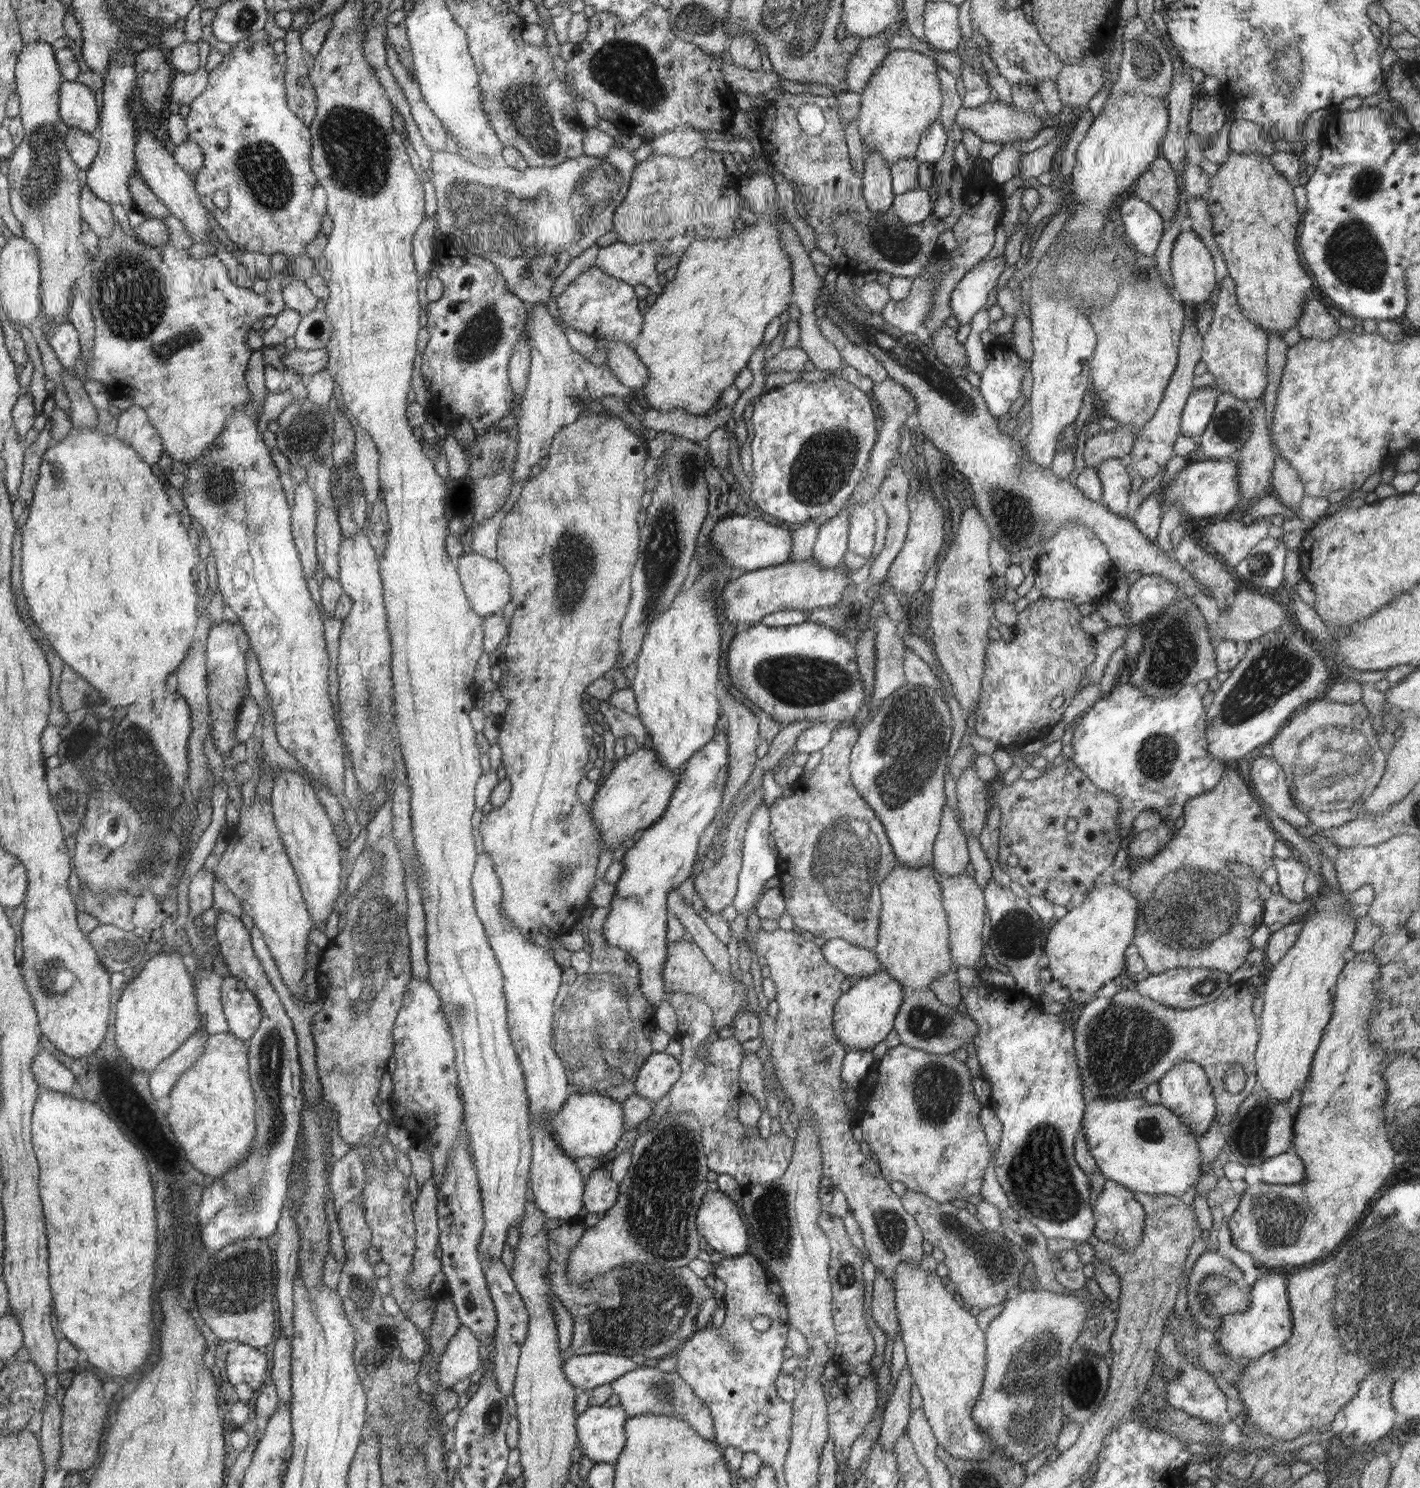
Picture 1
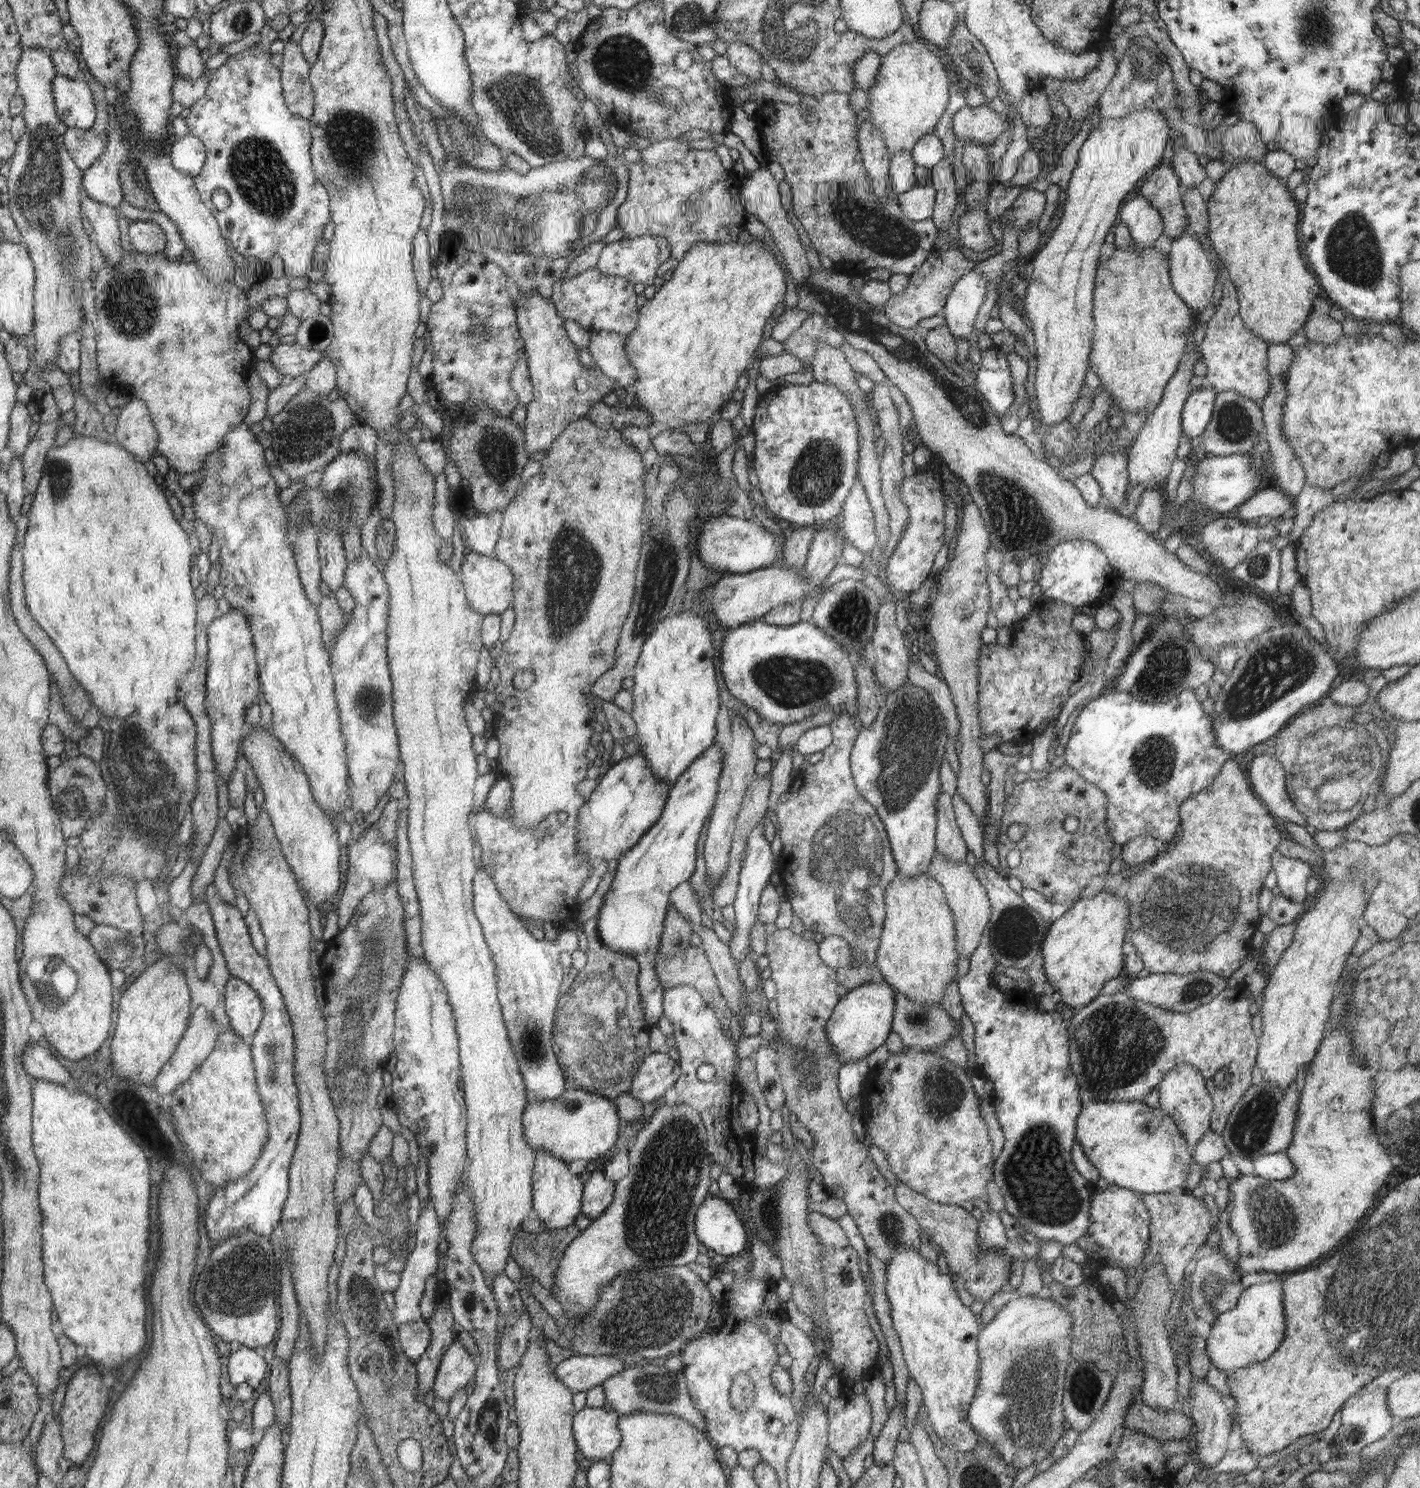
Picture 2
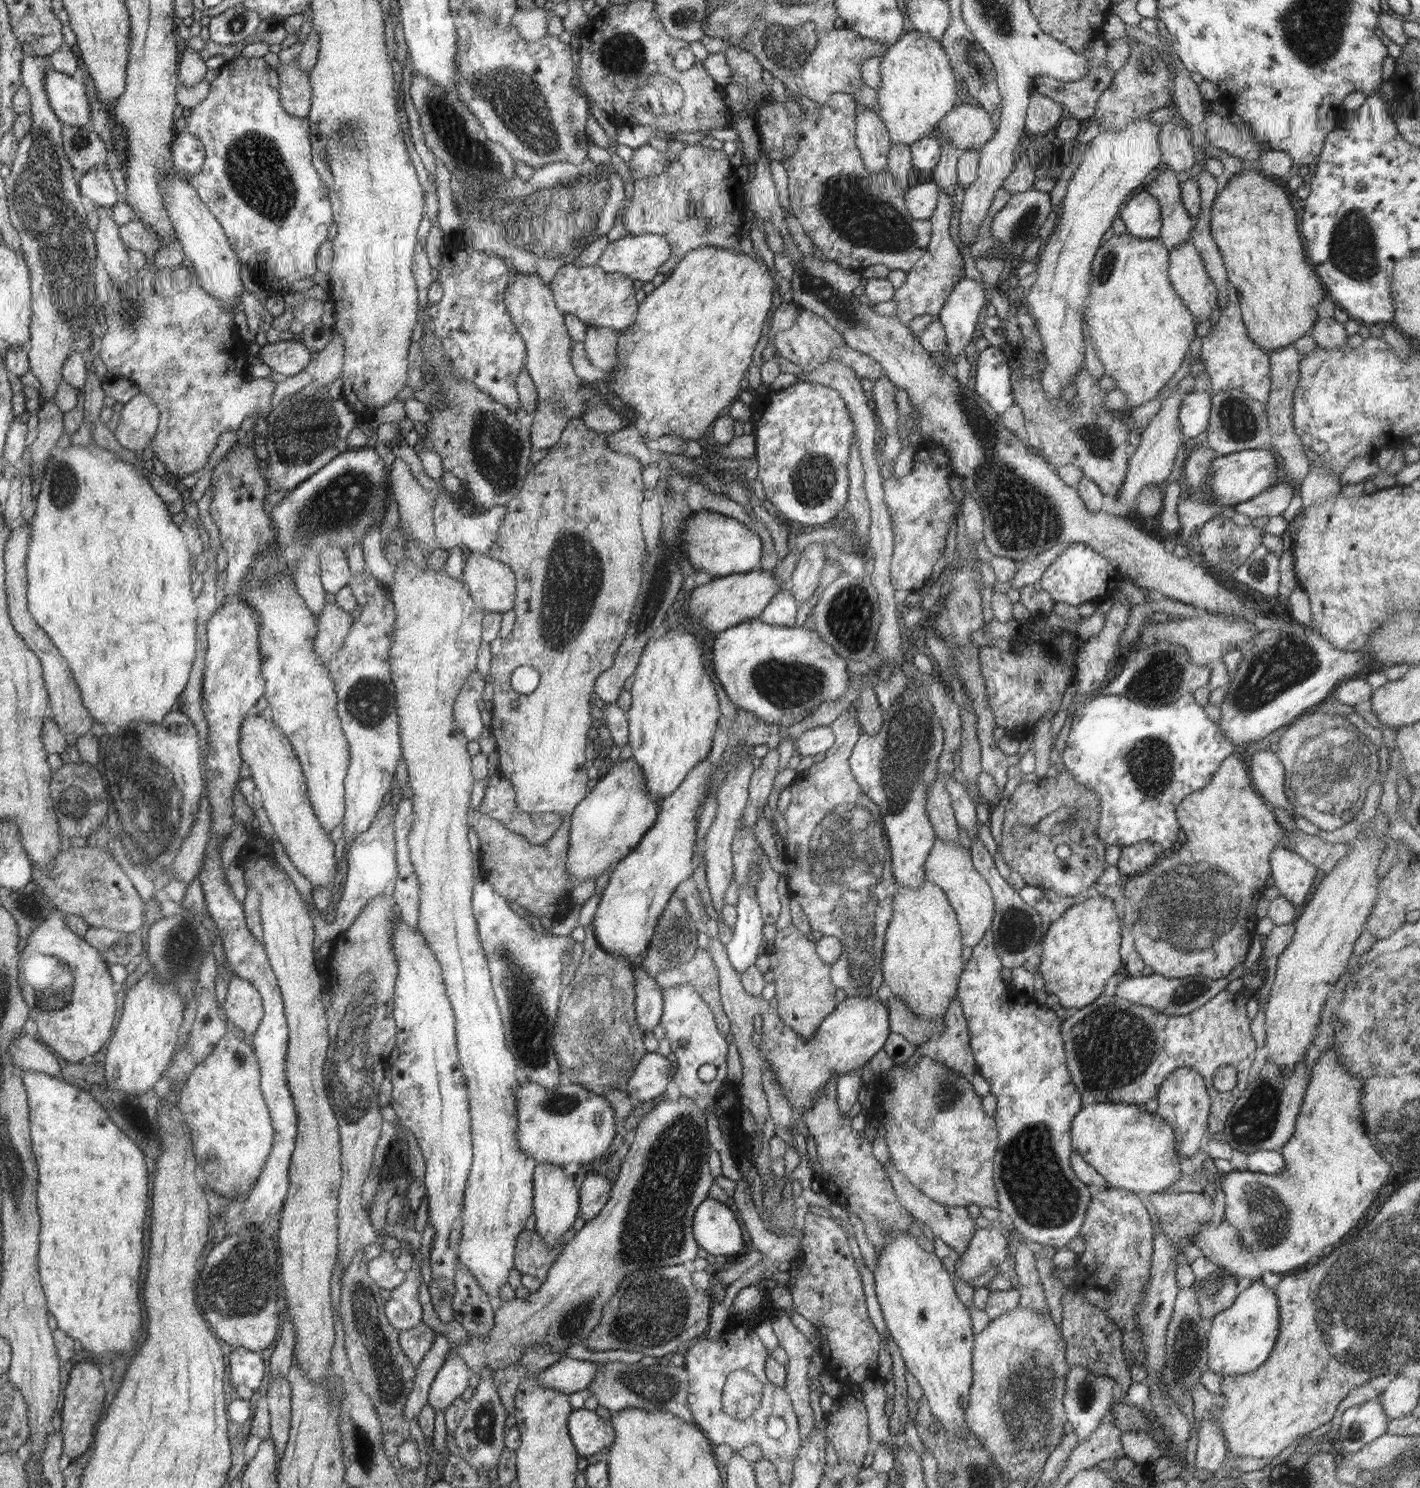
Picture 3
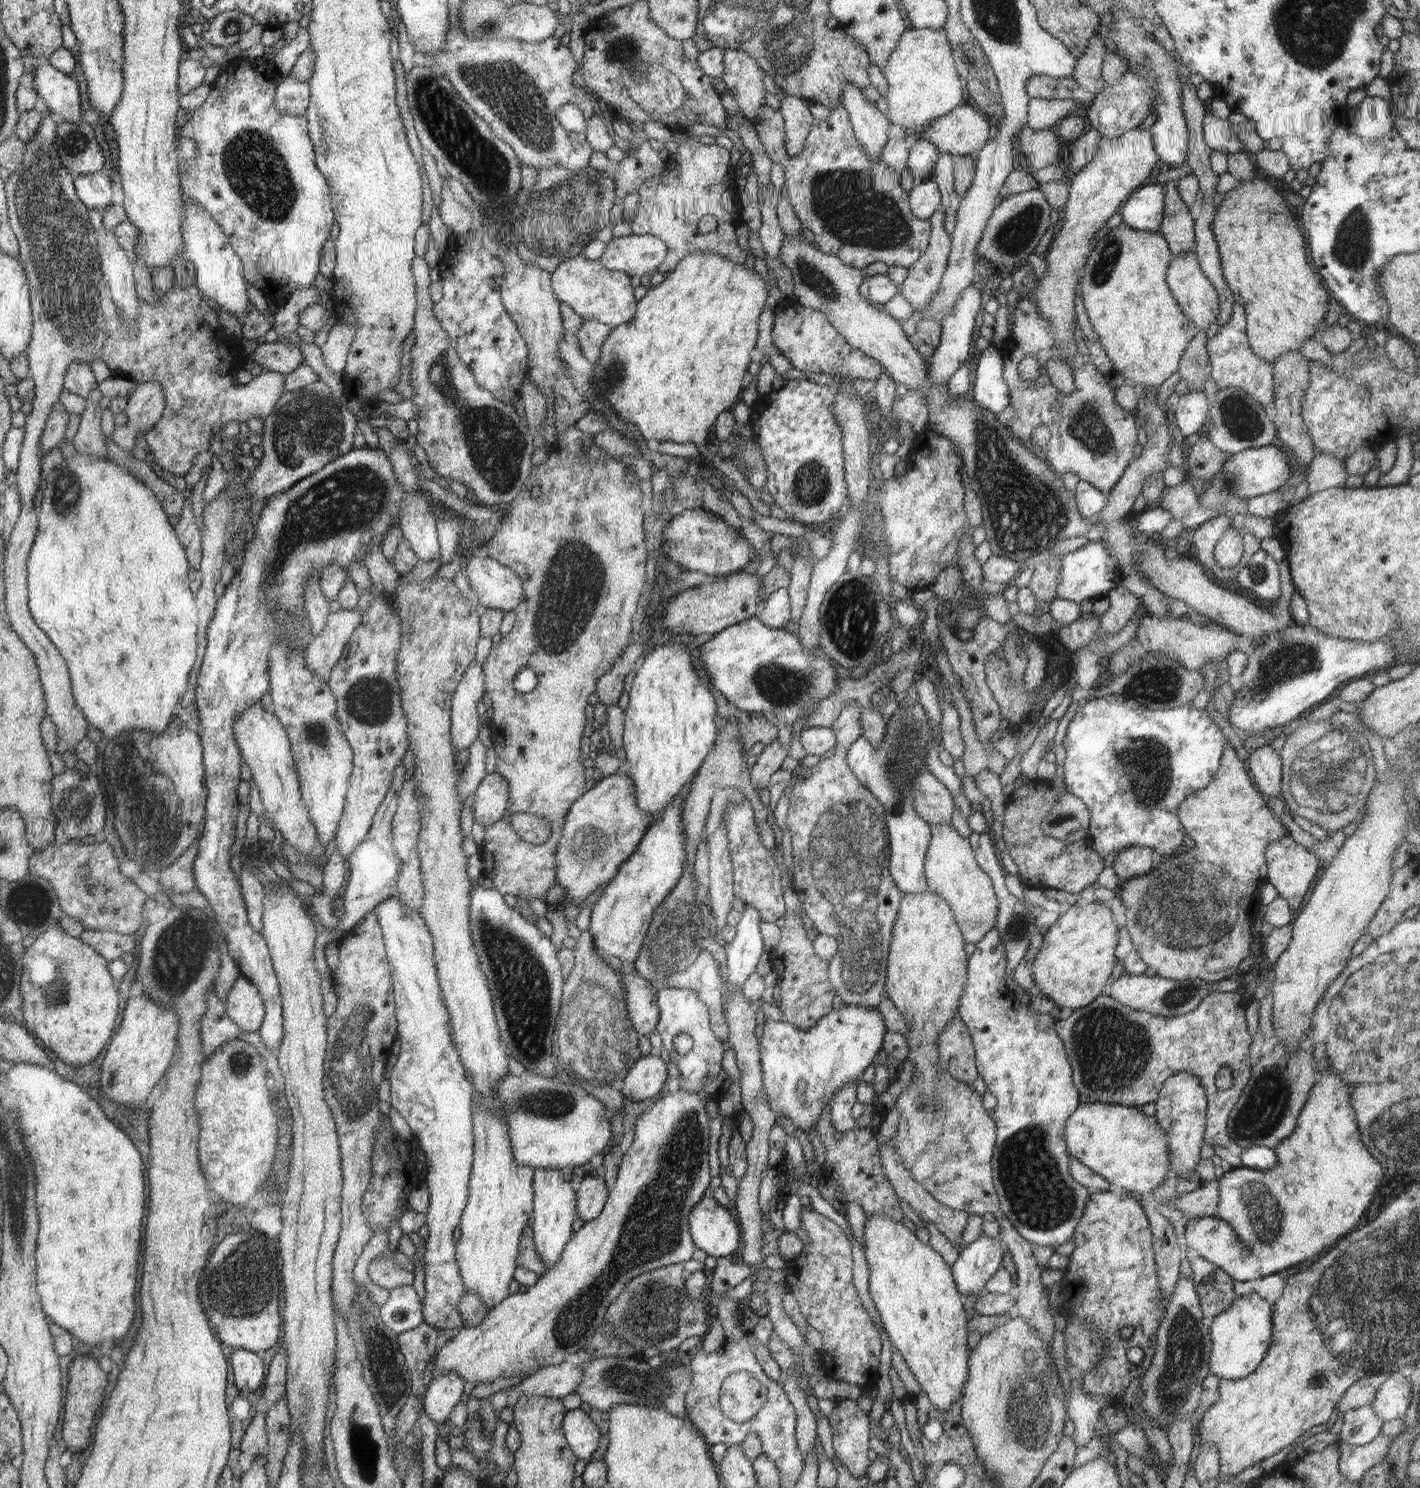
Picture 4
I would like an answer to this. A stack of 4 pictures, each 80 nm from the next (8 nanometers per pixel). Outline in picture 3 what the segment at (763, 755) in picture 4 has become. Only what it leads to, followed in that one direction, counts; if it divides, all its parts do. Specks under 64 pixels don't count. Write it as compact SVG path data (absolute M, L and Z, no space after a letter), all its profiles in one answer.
M768 749L766 756L762 758L762 764L754 769L748 783L749 799L743 810L743 821L746 829L752 829L758 818L760 808L764 808L770 796L770 790L773 788L774 778L778 773L780 764L780 754L778 749Z

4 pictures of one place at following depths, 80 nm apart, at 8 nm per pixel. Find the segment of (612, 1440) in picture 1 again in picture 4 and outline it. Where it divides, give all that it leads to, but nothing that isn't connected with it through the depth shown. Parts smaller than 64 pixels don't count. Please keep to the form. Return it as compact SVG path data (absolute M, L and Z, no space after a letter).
M581 1409L568 1410L562 1428L565 1439L578 1460L592 1460L592 1454L598 1450L600 1431L590 1415Z

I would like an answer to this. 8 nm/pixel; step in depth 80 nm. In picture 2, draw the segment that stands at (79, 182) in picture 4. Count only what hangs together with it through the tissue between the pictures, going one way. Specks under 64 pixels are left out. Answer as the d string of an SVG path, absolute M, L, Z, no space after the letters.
M114 103L108 104L109 129L104 138L106 146L104 153L98 157L96 163L85 171L84 185L92 200L107 204L116 209L122 202L121 172L120 166L130 162L130 144L128 140L118 134L122 132L114 112Z

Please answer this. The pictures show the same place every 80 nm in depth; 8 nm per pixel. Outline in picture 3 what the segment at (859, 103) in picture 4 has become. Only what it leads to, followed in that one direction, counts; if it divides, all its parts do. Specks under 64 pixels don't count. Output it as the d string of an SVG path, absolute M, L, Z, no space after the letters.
M859 105L857 118L857 147L869 172L878 174L889 168L891 142L882 118L866 107Z

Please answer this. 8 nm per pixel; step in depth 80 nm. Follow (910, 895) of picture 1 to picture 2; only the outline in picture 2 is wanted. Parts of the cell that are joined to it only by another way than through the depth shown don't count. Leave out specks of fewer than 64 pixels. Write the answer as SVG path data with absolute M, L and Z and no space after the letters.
M925 872L916 878L904 878L899 874L886 890L887 918L881 935L881 944L877 951L877 963L885 982L896 993L904 994L914 1002L939 1004L946 988L958 974L957 932L952 911L947 903L939 882Z

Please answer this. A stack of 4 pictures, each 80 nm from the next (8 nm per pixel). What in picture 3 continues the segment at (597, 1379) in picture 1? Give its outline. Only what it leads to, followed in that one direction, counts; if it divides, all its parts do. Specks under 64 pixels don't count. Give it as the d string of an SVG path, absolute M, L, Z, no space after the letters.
M562 1356L545 1371L540 1372L540 1383L549 1388L572 1394L587 1389L597 1376L602 1363Z

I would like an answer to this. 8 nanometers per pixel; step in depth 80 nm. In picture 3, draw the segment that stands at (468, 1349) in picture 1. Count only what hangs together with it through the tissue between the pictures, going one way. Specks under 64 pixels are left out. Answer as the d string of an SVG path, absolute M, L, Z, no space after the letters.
M452 1348L448 1353L429 1388L427 1403L435 1411L445 1411L452 1406L469 1386L468 1380L472 1376L472 1368L469 1368L469 1364L466 1364L455 1350L456 1348Z

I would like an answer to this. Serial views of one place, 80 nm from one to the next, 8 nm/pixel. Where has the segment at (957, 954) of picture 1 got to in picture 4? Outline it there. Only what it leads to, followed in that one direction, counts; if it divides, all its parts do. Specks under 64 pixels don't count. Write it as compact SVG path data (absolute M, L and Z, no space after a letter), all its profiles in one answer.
M950 823L931 826L931 839L925 854L925 877L928 891L943 898L953 910L953 917L966 943L976 944L997 923L999 902L992 879L974 860L968 838L961 836Z

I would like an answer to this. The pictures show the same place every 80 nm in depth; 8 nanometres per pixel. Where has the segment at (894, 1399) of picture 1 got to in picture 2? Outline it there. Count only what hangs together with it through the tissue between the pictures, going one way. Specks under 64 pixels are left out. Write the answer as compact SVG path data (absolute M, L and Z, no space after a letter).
M897 1402L897 1405L889 1411L888 1419L873 1442L871 1452L874 1464L883 1466L891 1464L895 1455L895 1446L898 1444L898 1434L905 1424L905 1404Z

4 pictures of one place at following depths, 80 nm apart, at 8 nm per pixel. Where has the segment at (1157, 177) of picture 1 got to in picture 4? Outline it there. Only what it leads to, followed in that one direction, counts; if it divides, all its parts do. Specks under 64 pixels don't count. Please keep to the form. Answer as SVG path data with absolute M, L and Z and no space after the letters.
M1174 181L1161 183L1161 185L1165 192L1165 205L1160 234L1164 236L1173 256L1180 256L1185 252L1195 252L1195 220L1188 209L1189 206L1178 194Z

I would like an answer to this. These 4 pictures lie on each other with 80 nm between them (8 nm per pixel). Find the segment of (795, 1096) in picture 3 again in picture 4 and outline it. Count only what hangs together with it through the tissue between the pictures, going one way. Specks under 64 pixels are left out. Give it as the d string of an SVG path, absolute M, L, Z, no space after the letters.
M884 998L877 1008L844 1005L806 1030L786 1020L767 1019L759 1043L764 1091L772 1113L775 1117L786 1115L795 1129L814 1130L822 1111L838 1096L842 1087L860 1081L864 1072L873 1066L877 1054L884 1048L885 1034L889 1030L905 1035L908 1025L888 998Z

